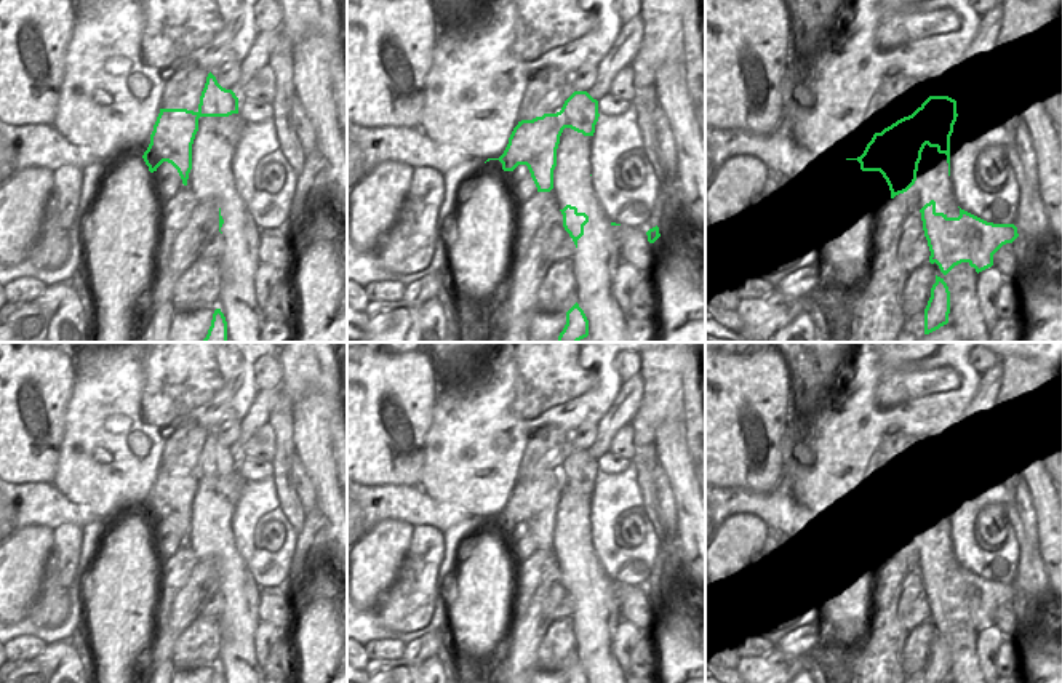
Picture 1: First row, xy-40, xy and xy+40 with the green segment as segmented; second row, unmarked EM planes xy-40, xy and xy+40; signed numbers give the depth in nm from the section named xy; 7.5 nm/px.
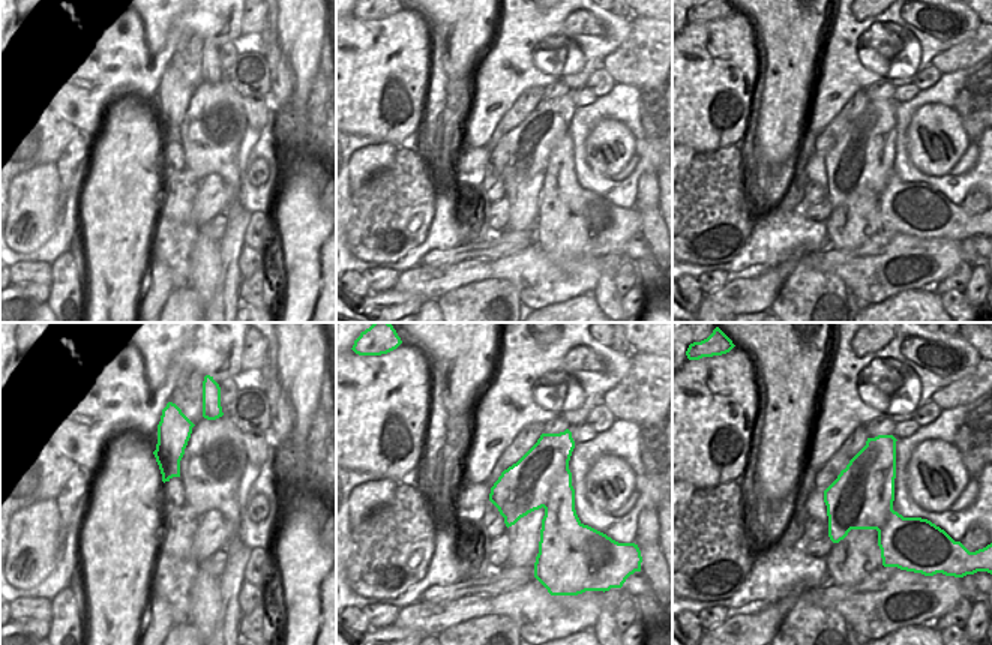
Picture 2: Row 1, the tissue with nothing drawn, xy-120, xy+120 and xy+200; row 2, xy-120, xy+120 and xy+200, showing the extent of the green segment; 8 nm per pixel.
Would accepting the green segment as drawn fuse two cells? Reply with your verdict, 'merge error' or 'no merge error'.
merge error

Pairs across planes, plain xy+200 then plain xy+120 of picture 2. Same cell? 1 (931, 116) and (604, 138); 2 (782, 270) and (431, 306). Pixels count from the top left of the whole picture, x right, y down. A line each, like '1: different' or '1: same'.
1: same
2: different

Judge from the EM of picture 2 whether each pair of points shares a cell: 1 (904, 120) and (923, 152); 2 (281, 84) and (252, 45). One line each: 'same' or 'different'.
1: different
2: different

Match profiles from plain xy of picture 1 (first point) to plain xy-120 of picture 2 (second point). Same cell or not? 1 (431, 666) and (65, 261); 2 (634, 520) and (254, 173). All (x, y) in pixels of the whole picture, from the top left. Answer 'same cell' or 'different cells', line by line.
1: same cell
2: same cell

